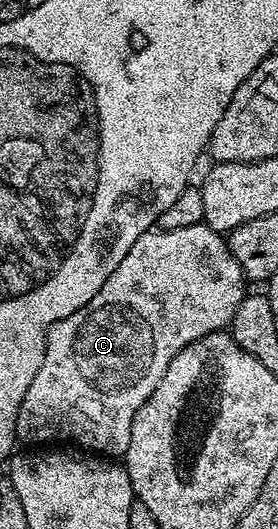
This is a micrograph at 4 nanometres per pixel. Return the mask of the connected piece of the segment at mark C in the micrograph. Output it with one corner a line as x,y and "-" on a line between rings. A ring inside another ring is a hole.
205,224
193,226
192,228
176,228
175,230
151,229
132,248
128,248
128,256
116,264
116,272
104,280
104,288
84,304
72,316
54,323
46,334
46,351
44,352
44,364
40,364
40,372
32,376
32,384
28,384
28,392
24,392
24,400
20,404
20,412
16,416
16,438
19,443
26,444
66,444
62,442
75,442
78,446
83,446
83,451
93,452
98,456
109,456
118,460
128,452
128,440
132,436
132,420
140,408
156,392
156,384
160,384
160,376
168,372
168,364
183,350
188,344
200,340
209,334
216,334
225,331
229,327
230,321
234,319
236,308
242,302
247,293
247,279
242,273
240,264
230,255
230,250
226,247
226,238
219,231

